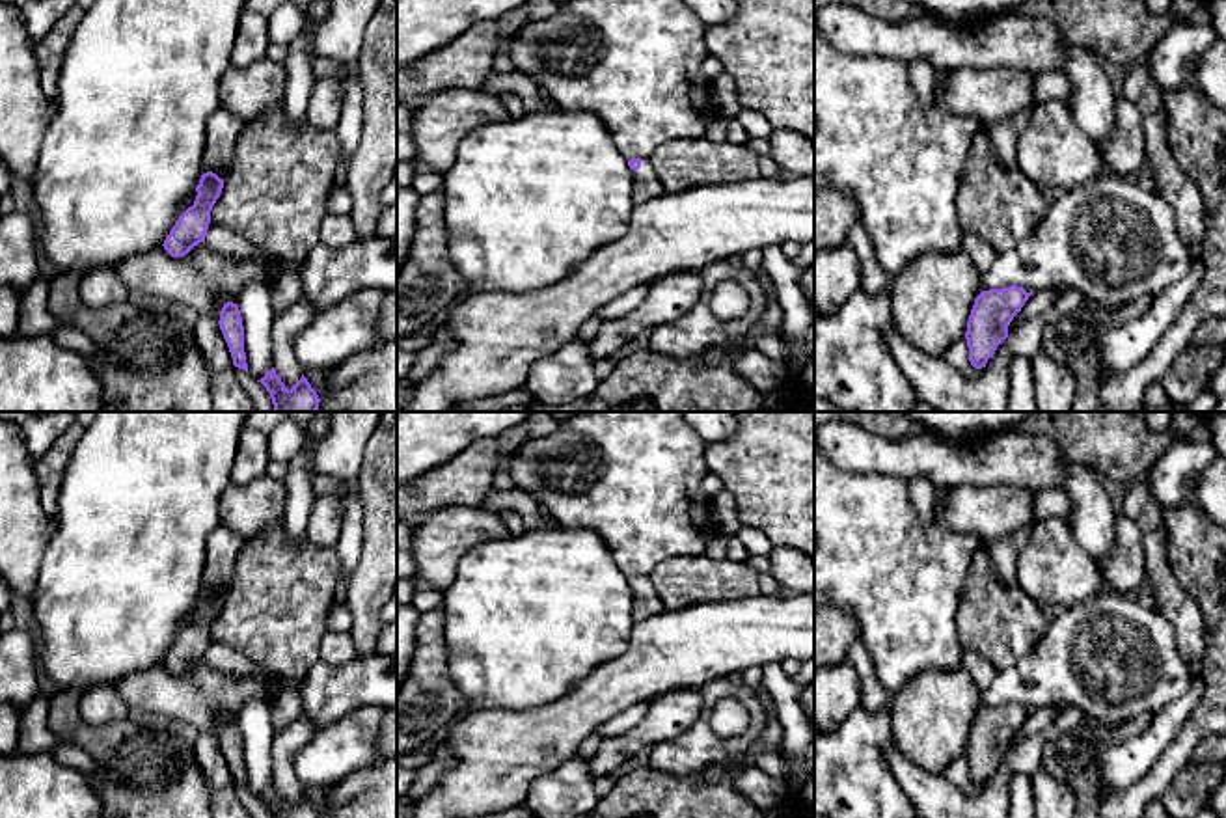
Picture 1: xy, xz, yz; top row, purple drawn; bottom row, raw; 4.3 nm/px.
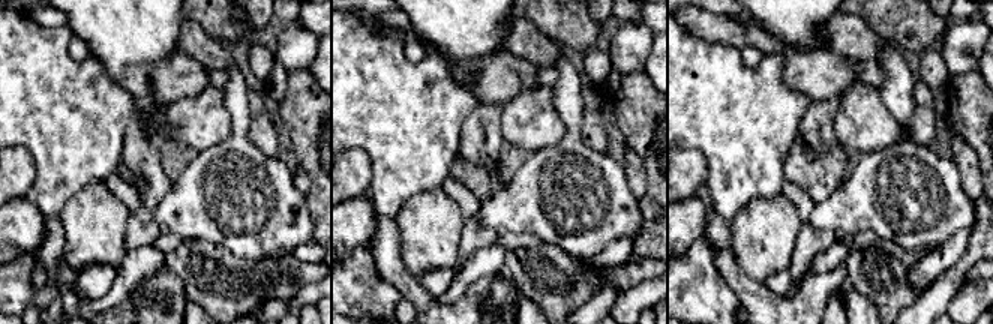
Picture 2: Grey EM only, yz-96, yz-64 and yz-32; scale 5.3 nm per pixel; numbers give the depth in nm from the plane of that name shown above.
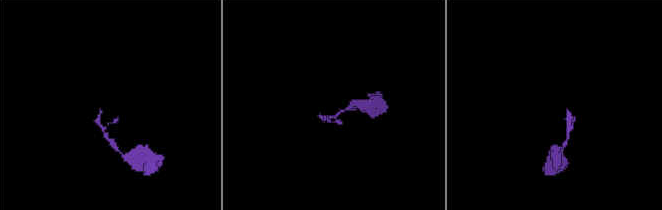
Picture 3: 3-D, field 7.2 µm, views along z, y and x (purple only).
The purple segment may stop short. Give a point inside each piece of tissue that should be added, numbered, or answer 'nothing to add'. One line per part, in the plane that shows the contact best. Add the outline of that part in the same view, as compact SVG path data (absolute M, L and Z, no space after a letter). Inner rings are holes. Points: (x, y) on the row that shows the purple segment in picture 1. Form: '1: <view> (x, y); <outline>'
1: xz (647, 185); M641 158L641 168L632 170L632 201L633 205L641 205L656 196L665 194L663 184L648 162L648 158Z

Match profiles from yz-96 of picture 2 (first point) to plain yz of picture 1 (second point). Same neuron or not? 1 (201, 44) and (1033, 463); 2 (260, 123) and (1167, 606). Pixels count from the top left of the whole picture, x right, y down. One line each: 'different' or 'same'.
1: same
2: different

